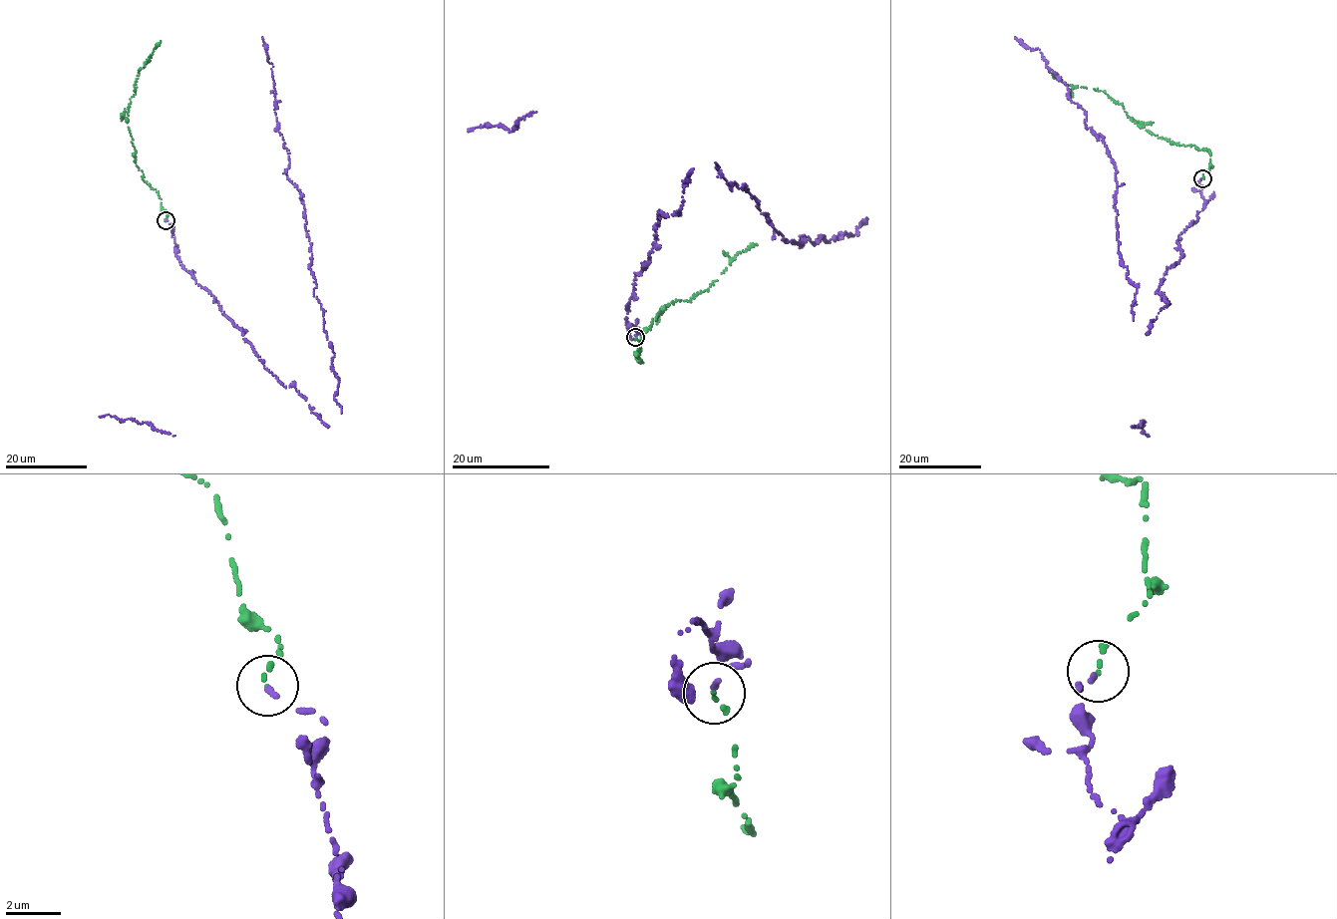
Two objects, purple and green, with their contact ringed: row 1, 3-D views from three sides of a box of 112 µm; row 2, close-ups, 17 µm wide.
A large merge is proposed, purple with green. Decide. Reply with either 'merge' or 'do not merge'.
merge

